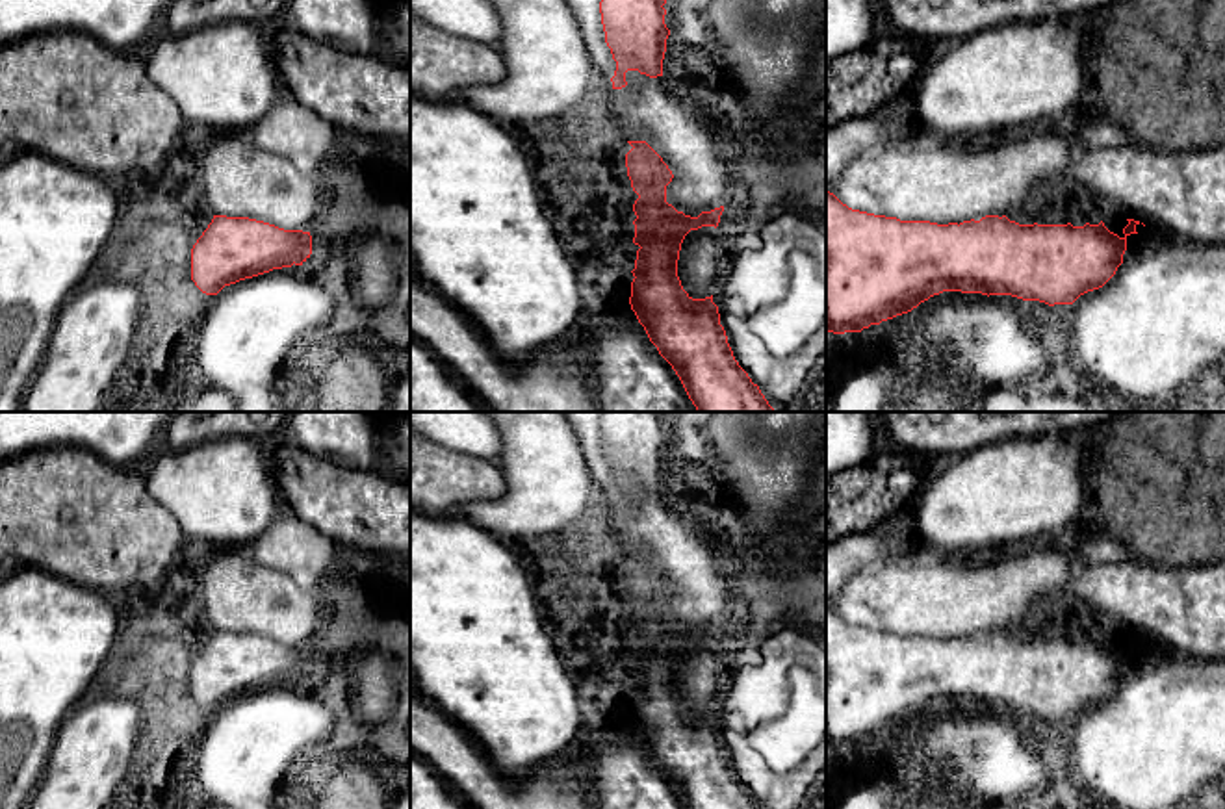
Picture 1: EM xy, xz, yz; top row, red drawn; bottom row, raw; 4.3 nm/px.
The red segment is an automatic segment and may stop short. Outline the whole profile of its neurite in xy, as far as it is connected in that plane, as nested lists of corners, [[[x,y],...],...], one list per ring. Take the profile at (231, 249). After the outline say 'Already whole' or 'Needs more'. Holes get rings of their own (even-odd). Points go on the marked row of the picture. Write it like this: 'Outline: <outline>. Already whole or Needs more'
Outline: [[[213,215],[191,249],[191,280],[206,295],[273,269],[303,265],[312,236],[249,219]]]. Already whole

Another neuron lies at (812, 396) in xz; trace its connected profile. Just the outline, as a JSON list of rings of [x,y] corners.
[[[826,347],[809,369],[796,395],[774,412],[826,412]]]

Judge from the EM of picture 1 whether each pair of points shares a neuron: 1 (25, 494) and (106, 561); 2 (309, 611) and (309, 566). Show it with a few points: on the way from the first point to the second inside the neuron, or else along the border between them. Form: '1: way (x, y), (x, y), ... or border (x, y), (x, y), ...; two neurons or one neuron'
1: way (45, 509), (54, 509), (86, 540); one neuron
2: border (270, 568), (288, 574), (301, 587), (318, 592); two neurons

